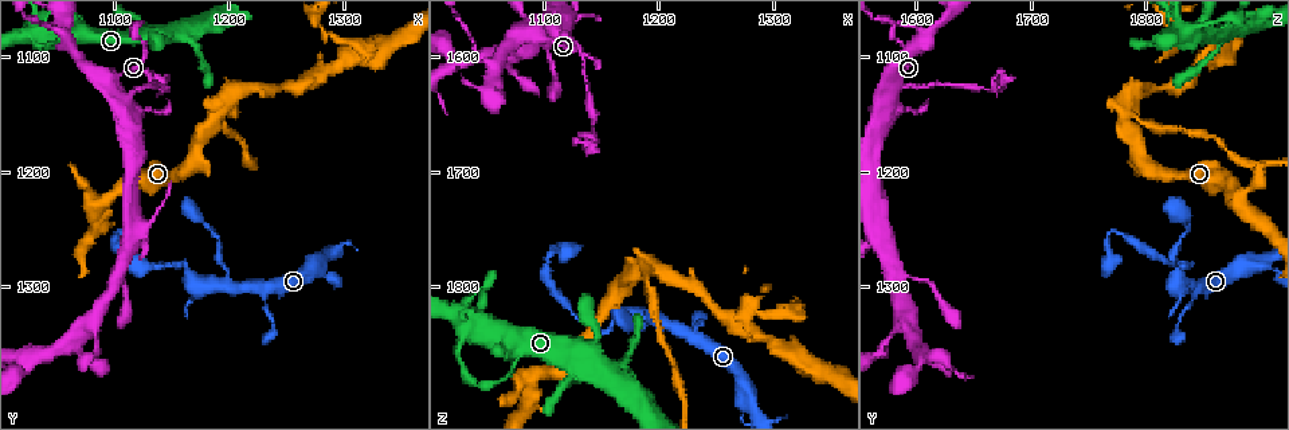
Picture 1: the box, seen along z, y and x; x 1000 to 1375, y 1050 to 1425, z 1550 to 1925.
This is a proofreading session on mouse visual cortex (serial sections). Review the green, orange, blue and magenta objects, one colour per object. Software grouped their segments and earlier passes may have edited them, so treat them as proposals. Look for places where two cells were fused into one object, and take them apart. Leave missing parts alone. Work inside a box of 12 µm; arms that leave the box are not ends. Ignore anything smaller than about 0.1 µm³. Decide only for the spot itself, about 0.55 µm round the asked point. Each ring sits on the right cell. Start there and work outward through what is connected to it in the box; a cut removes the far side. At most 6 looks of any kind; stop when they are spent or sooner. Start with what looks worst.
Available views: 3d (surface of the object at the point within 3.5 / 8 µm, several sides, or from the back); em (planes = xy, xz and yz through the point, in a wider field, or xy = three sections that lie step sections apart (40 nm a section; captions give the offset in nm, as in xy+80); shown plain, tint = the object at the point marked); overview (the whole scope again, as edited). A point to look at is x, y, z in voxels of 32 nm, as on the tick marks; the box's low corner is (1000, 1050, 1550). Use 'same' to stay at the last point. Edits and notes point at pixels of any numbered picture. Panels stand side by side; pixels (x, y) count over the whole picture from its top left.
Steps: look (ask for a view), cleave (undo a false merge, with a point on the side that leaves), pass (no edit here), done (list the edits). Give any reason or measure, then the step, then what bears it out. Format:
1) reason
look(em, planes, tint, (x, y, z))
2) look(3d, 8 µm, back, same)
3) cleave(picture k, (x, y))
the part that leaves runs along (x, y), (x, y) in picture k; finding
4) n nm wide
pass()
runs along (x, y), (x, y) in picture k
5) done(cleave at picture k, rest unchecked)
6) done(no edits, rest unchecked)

two arms in line, one across
look(3d, 3.5 µm, (1184, 1162, 1786))

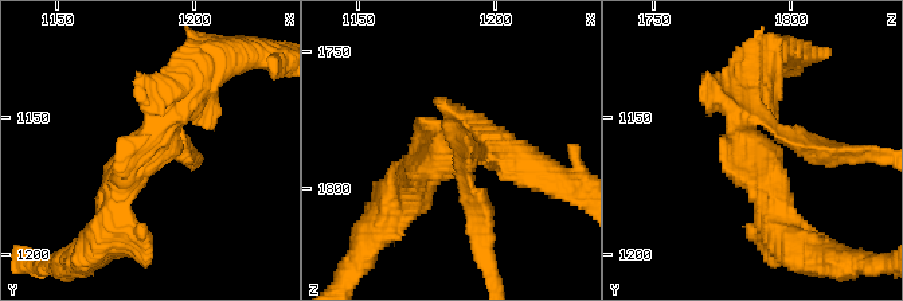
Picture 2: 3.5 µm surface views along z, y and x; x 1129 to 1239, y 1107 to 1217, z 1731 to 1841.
need the tissue
look(em, planes, tint, (1182, 1161, 1787))

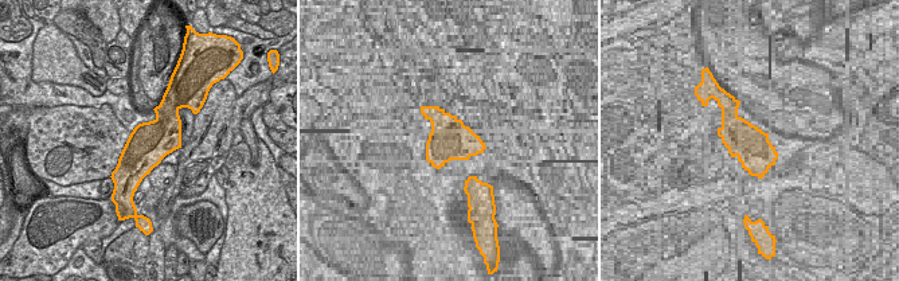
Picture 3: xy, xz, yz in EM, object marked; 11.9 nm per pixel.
500 nm wide
pass()
runs along (108, 223), (141, 149), (203, 75) in picture 2; one cell here

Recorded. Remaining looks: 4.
three-way junction
look(3d, 3.5 µm, (1106, 1138, 1576))

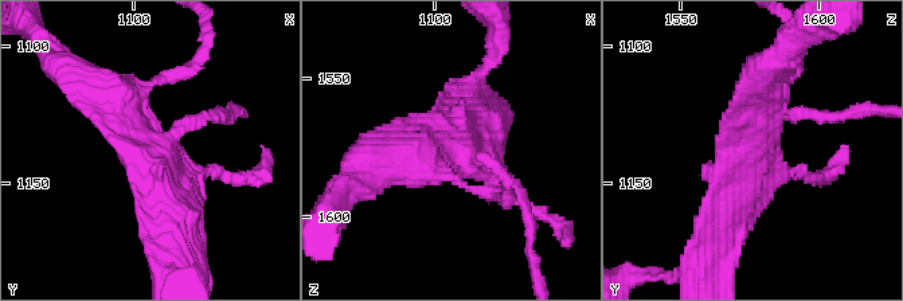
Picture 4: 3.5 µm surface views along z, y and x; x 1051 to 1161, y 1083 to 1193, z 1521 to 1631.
shape alone is not enough
look(em, xy, step 5, tint, (1106, 1139, 1576))

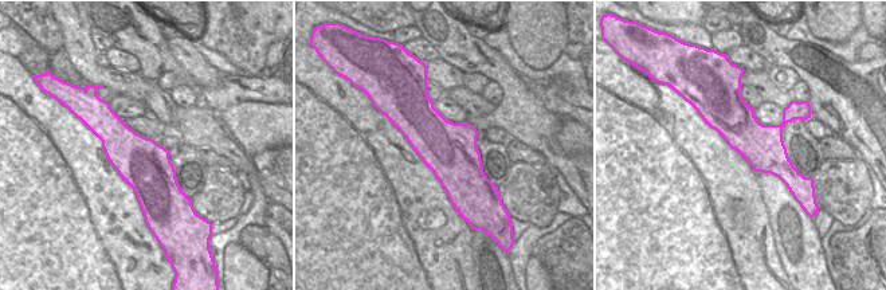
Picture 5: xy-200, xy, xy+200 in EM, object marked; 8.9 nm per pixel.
pass()
runs along (778, 88), (716, 231) in picture 4; one cell here

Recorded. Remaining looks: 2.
abrupt turn
look(3d, 3.5 µm, (1164, 1280, 1828))

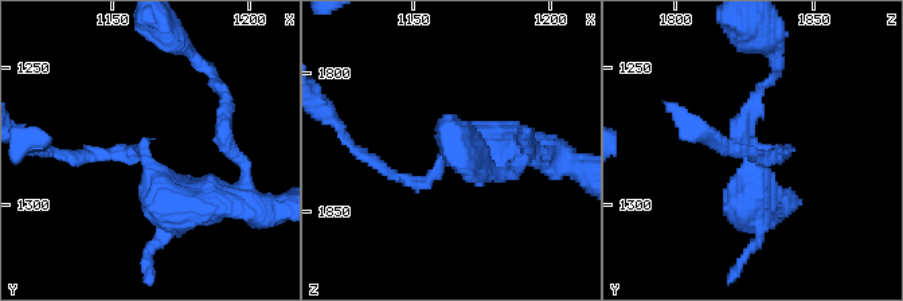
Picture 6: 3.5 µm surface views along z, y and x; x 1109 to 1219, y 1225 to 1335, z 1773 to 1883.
cleave(picture 6, (102, 153))
the part that leaves runs along (143, 151), (43, 151) in picture 6; two cells meet here

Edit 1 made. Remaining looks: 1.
done(cleave at picture 6, rest unchecked)

